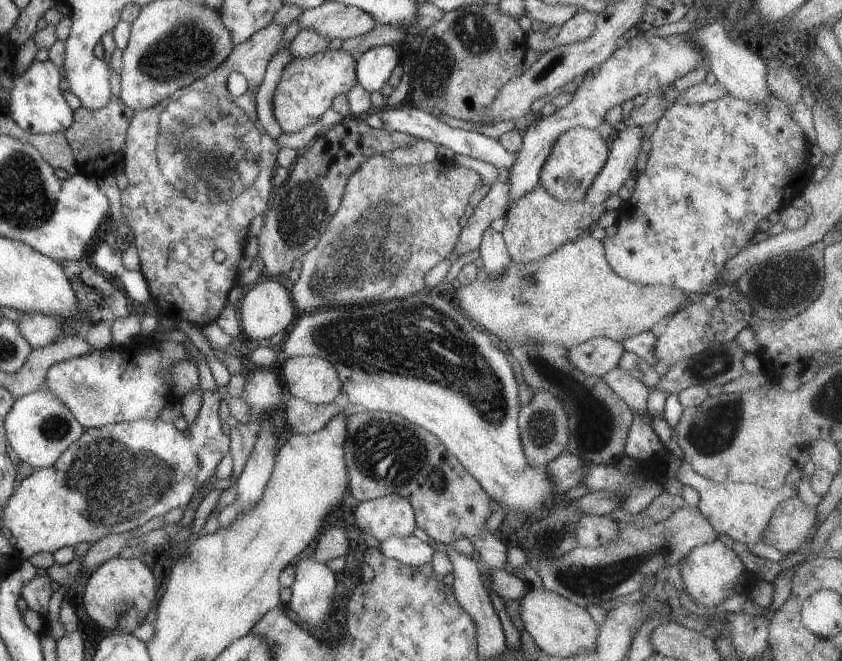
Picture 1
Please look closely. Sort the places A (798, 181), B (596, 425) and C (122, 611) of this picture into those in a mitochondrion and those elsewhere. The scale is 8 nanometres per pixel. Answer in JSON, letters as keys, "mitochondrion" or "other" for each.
{"A":"other","B":"mitochondrion","C":"mitochondrion"}

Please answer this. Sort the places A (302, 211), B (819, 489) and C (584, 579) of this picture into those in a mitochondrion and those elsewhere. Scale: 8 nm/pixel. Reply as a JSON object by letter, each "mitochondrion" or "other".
{"A":"mitochondrion","B":"other","C":"mitochondrion"}

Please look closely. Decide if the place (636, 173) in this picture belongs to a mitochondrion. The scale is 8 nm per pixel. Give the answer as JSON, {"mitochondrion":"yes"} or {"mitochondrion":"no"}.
{"mitochondrion":"no"}

